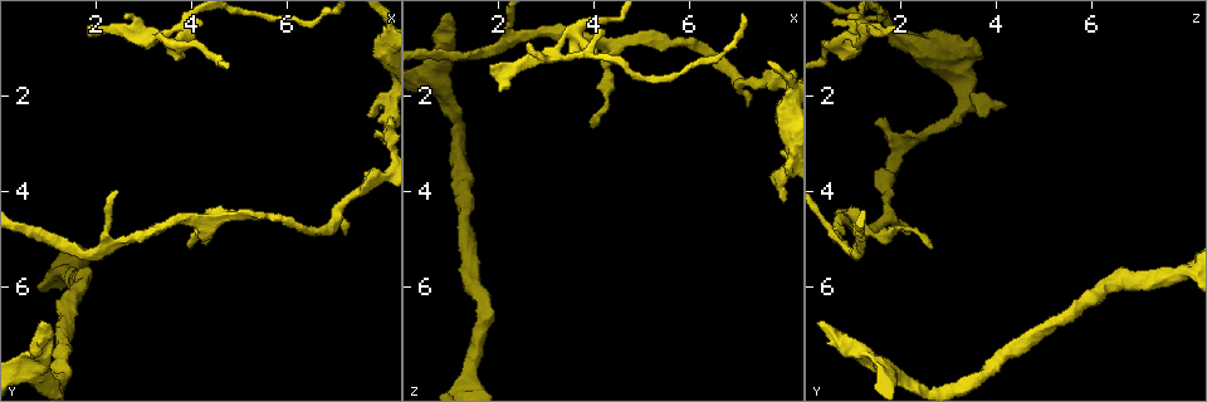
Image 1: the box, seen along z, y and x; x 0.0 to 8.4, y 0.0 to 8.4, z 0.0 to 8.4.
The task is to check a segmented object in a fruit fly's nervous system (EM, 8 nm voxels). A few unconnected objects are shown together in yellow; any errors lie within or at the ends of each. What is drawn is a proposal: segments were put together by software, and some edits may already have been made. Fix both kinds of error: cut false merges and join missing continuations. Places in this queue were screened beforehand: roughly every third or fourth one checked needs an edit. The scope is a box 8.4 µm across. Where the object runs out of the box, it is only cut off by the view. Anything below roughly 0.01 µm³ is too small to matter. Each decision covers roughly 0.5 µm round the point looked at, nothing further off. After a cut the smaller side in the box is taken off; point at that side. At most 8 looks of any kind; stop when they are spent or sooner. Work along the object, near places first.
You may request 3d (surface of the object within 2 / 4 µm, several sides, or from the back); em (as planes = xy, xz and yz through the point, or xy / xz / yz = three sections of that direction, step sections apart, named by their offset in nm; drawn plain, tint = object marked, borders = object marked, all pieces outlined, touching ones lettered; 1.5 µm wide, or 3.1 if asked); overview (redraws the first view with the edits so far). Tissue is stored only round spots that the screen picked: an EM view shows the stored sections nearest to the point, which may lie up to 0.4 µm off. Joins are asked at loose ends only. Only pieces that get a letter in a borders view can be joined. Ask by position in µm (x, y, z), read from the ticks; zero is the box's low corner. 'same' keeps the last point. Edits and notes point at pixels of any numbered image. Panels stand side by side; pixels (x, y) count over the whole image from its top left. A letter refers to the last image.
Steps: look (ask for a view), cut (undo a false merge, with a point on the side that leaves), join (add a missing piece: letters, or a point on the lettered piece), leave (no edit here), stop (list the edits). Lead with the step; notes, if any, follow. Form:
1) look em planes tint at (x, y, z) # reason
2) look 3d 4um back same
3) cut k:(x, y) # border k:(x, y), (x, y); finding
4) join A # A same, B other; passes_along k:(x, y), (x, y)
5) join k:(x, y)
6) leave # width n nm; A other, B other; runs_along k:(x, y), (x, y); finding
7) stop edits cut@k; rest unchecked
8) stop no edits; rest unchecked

look 3d 2um back at (1.85, 0.60, 1.45) # an open end

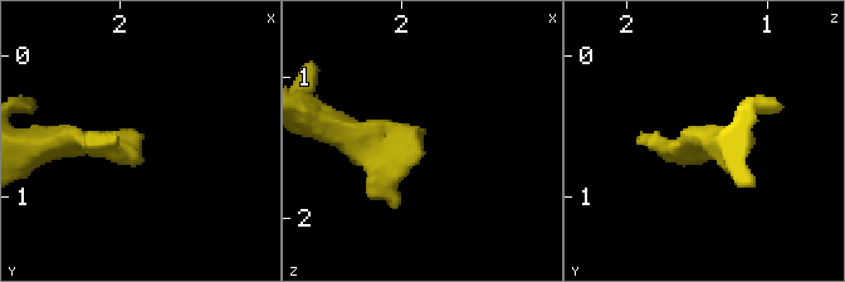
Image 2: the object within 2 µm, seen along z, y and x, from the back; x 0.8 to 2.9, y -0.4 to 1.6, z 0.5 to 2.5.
look em planes borders at (1.86, 0.58, 1.48)

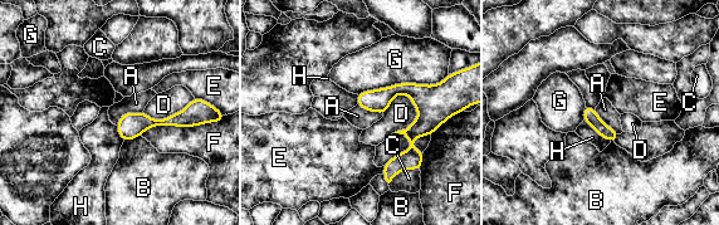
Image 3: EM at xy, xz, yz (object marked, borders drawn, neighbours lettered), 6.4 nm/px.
join C # longest_contact G 550 nm; A other, B other, C same, D other, E other, F other, G other, H other; it goes on there

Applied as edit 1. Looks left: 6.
look em xy step 4 tint at (3.90, 5.20, 2.70) # an open end

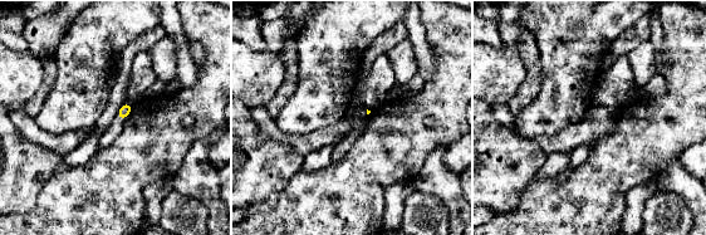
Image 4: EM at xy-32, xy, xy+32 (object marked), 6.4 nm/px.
look em xz step 8 borders same

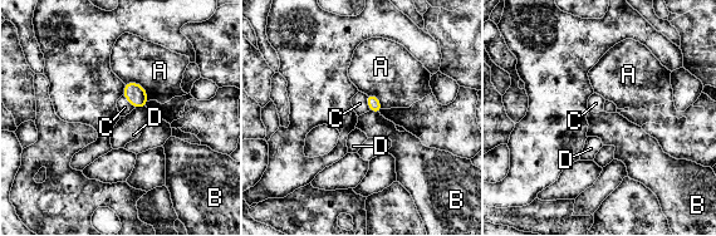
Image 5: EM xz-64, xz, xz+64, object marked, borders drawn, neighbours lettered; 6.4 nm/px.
leave # A other, B other, C other, D other; border 5:(369, 109), (379, 114); no lettered piece goes on from it

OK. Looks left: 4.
look em planes borders at (2.30, 5.05, 0.85)

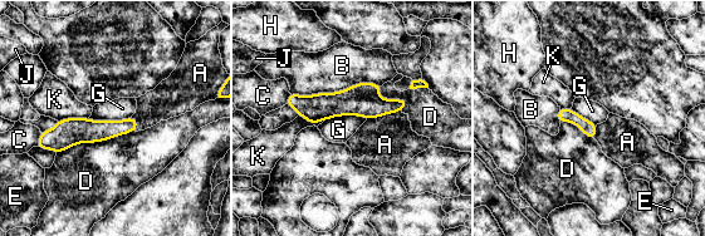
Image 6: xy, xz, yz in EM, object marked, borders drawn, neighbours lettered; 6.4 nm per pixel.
leave # width 180 nm; A other, B other, C other, D other, E other, G other, H other, J other, K other; runs_along 6:(289, 101), (300, 104), (395, 107); all the same cell

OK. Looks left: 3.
stop edits join@3; rest unchecked

